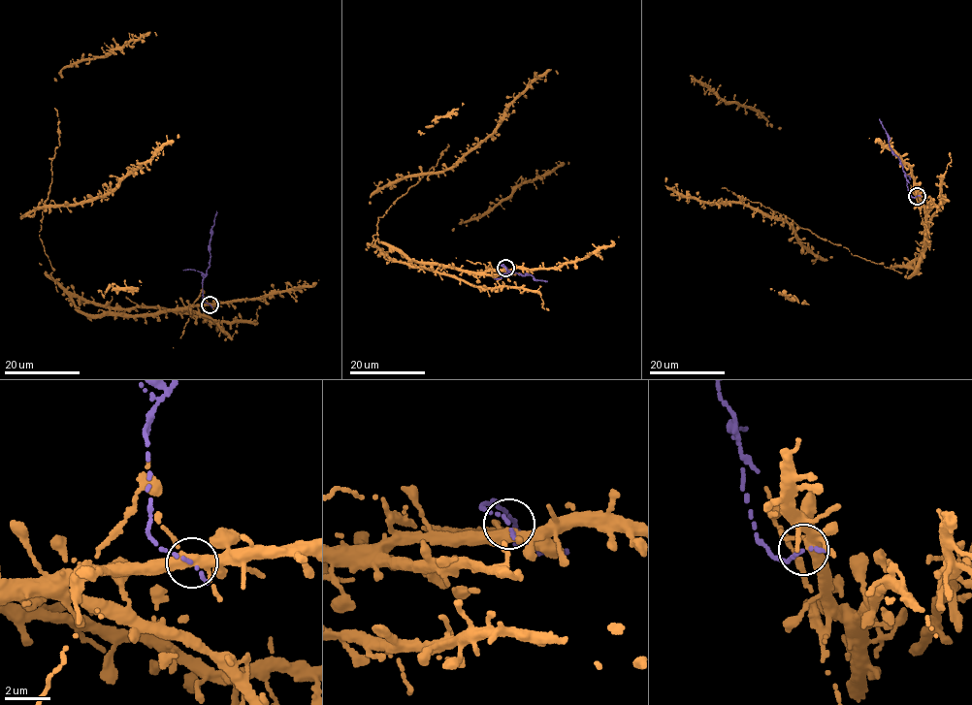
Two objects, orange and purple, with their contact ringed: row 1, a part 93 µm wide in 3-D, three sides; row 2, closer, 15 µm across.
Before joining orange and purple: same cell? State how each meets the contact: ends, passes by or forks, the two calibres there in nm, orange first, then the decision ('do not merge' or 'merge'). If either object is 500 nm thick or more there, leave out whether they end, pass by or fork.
orange forks there; purple passes by; 340 nm thick on the orange side, 100 nm on the other; merge

